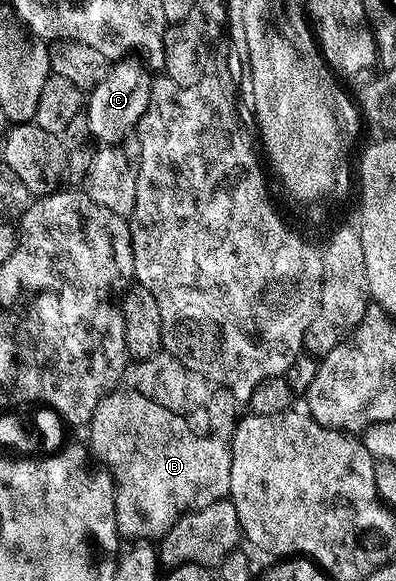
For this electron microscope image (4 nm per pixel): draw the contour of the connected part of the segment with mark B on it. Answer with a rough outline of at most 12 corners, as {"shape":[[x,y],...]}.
{"shape":[[166,352],[89,423],[120,539],[230,495],[237,403]]}

